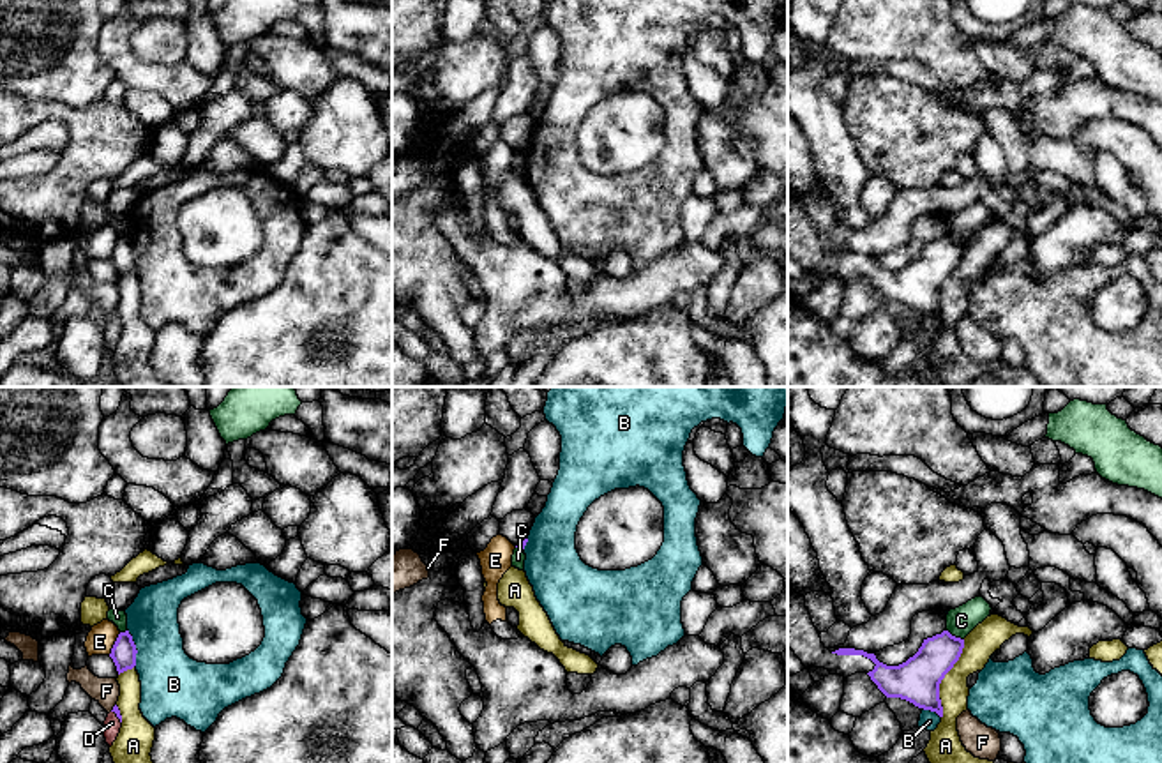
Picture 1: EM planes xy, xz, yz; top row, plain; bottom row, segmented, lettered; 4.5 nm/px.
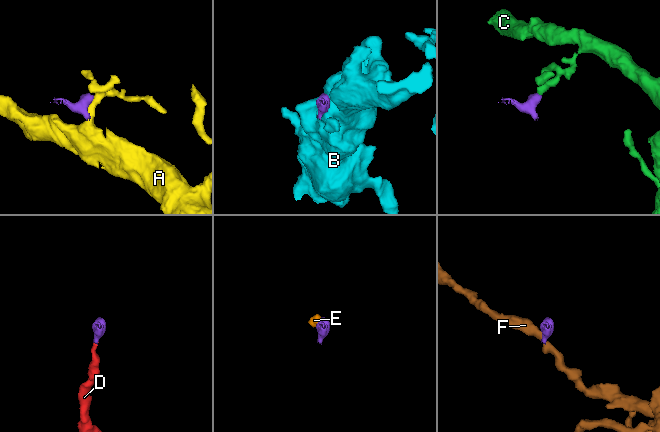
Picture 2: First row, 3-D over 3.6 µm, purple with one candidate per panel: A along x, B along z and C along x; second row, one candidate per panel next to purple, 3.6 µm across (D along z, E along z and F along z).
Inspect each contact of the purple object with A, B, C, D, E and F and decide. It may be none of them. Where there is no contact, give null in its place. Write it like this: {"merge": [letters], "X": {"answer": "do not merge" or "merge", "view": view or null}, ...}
{"merge": ["D"], "A": {"answer": "do not merge", "view": "yz"}, "B": {"answer": "do not merge", "view": "xy"}, "C": {"answer": "do not merge", "view": "yz"}, "D": {"answer": "merge", "view": "xy"}, "E": {"answer": "do not merge", "view": "xy"}, "F": {"answer": "do not merge", "view": "xy"}}

